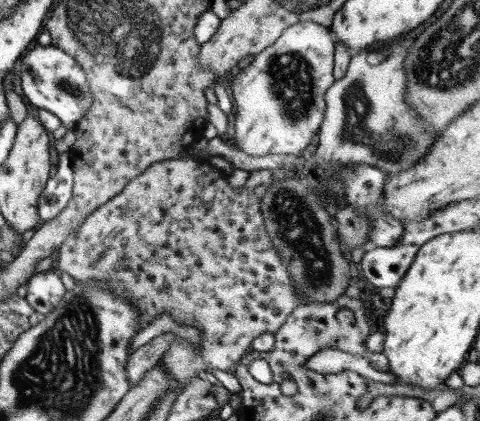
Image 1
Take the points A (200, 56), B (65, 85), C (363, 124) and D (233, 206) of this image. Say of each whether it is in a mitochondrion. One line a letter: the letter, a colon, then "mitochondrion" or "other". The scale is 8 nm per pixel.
A: other
B: mitochondrion
C: mitochondrion
D: other

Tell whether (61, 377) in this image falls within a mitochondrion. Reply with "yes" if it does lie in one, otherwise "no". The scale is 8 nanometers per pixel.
yes

